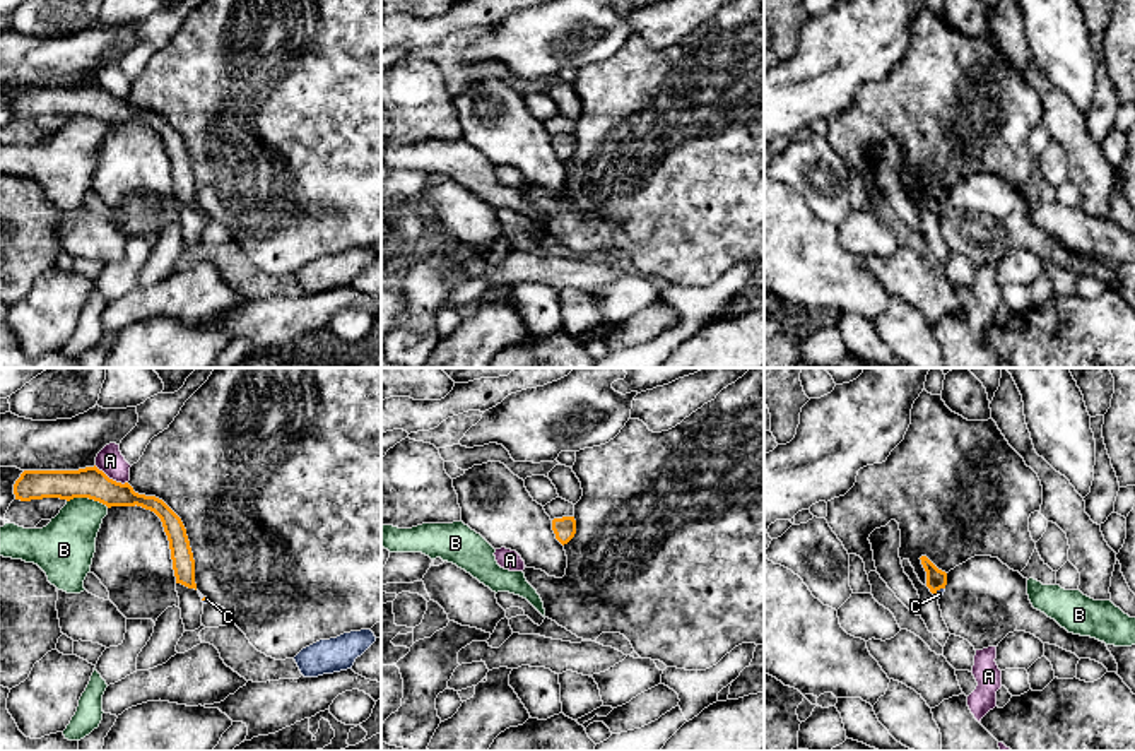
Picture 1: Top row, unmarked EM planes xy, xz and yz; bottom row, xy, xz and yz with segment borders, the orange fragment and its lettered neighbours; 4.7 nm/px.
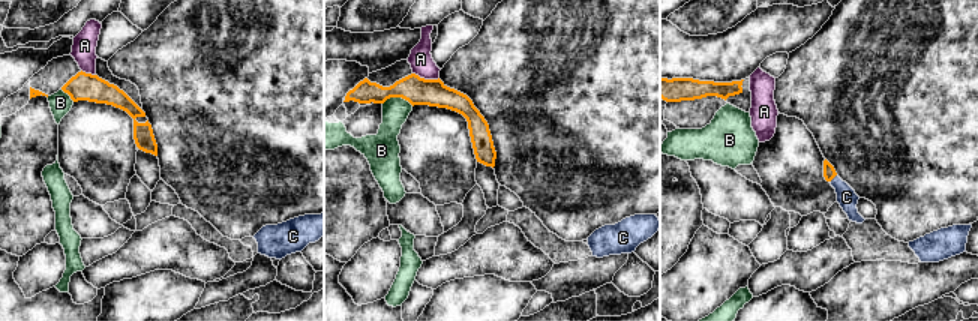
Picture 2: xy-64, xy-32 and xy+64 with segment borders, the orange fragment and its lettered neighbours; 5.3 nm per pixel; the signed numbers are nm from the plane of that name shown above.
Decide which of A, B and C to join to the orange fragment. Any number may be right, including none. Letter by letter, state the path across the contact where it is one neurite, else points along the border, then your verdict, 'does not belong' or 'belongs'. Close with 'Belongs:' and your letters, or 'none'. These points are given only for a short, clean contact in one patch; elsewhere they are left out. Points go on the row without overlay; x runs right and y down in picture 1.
A: border along xy (94, 82), (110, 94), (127, 100); does not belong
B: border along xy (67, 117), (93, 115), (108, 124); does not belong
C: runs through yz (935, 195), (939, 206), (939, 211); belongs
Belongs: C

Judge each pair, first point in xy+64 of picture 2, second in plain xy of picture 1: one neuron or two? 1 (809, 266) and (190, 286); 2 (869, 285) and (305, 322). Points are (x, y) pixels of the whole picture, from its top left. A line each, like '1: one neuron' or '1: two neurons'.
1: one neuron
2: one neuron

